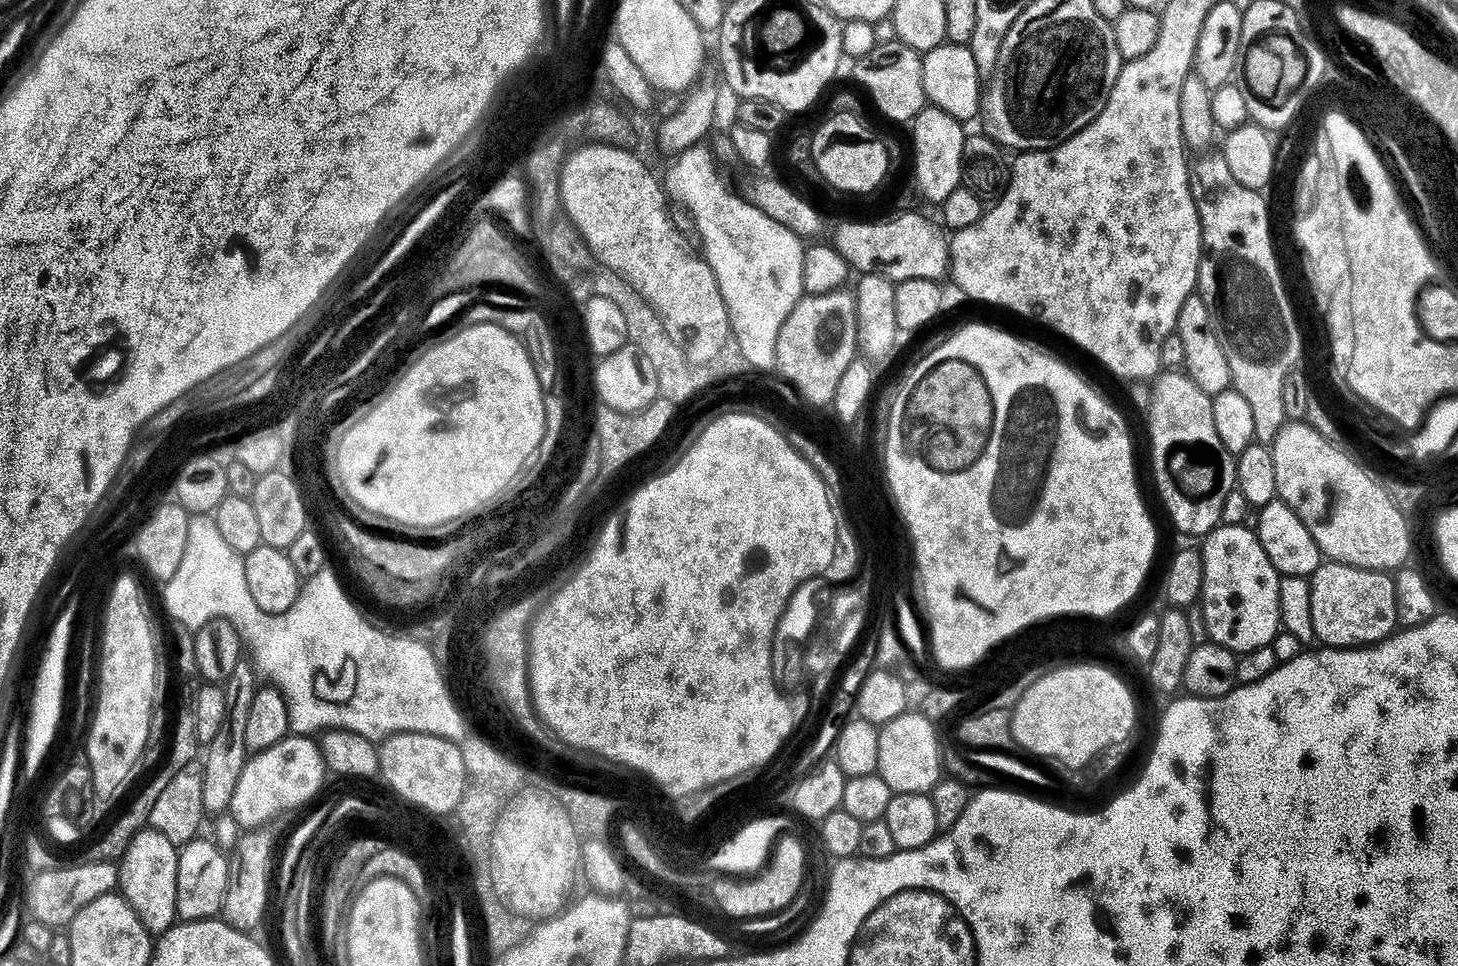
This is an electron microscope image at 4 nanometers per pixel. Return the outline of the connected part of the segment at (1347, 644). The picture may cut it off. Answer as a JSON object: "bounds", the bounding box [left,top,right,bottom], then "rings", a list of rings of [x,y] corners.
{"bounds":[1310,562,1400,651],"rings":[[[1324,562],[1310,578],[1310,583],[1313,626],[1316,639],[1323,647],[1351,651],[1384,643],[1397,633],[1400,625],[1396,581],[1389,573]]]}

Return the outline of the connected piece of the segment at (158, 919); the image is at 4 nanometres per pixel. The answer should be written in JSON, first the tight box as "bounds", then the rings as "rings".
{"bounds":[119,830,180,934],"rings":[[[145,830],[134,838],[119,869],[123,896],[135,906],[144,925],[153,934],[163,934],[177,923],[179,860],[180,852],[170,838],[160,832]]]}

